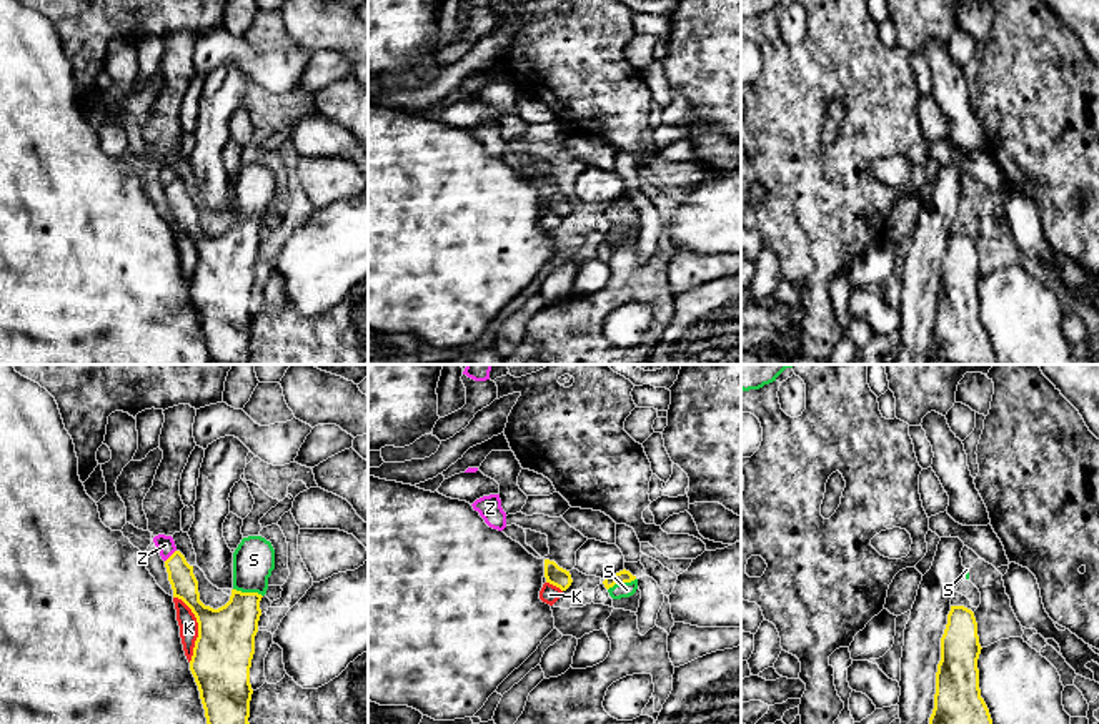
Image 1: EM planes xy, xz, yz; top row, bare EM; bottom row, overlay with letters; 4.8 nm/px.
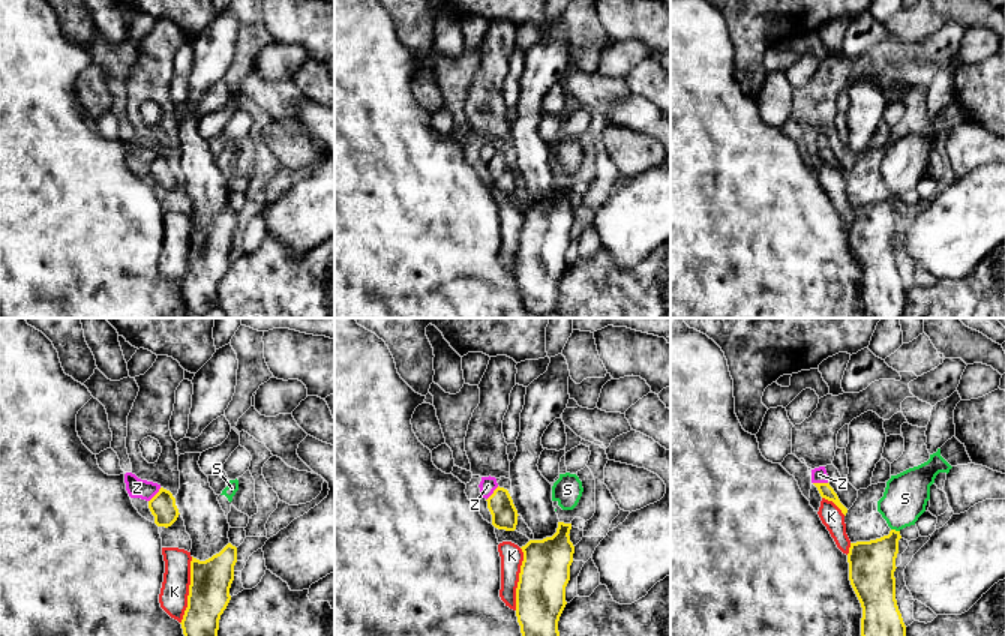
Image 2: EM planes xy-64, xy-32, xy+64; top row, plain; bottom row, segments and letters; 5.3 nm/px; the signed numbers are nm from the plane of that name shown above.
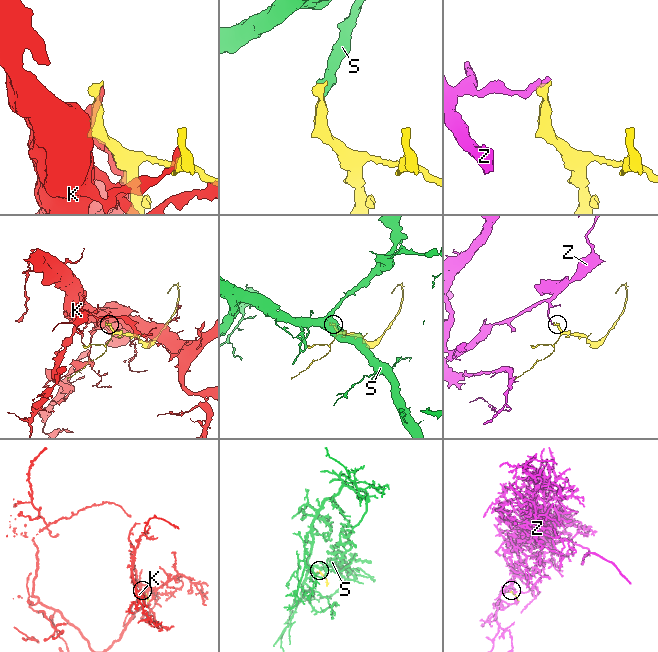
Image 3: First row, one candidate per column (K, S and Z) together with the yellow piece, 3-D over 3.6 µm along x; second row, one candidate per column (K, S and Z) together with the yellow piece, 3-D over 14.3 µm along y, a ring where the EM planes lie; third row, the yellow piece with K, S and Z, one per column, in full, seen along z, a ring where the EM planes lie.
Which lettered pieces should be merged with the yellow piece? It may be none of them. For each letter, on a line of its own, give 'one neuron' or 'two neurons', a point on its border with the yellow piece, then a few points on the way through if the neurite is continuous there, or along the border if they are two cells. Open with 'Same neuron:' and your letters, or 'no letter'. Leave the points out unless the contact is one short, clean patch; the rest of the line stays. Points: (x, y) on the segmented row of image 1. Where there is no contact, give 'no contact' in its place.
Same neuron: S
K: two neurons | xy (198, 628)
S: one neuron | xy (248, 593) | across xy (227, 634), (237, 623), (248, 593), (253, 560)
Z: two neurons | xy (170, 556) | along xy (175, 550), (165, 561)

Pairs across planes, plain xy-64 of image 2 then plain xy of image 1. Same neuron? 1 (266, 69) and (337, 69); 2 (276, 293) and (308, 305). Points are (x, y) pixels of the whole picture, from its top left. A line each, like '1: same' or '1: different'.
1: same
2: different

